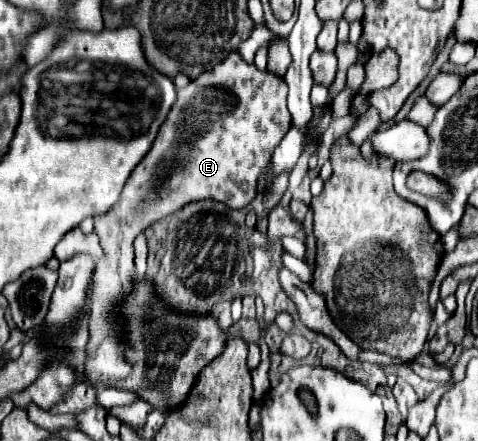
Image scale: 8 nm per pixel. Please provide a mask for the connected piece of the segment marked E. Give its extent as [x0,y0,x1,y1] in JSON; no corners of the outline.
[88,52,290,384]

